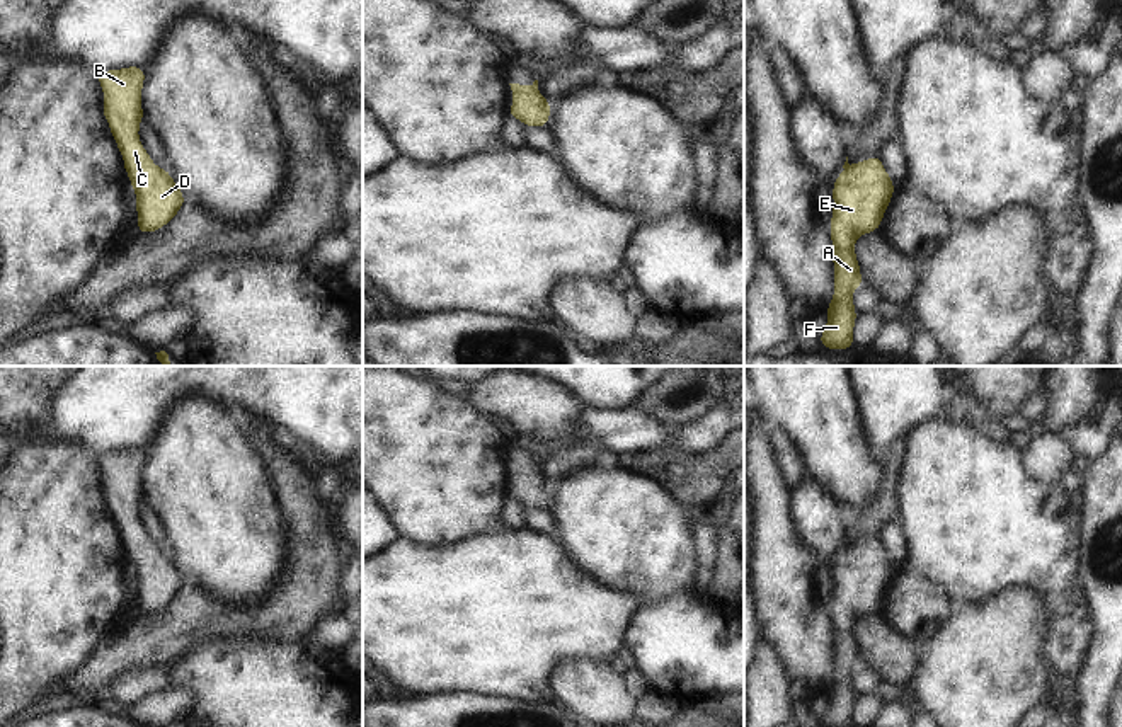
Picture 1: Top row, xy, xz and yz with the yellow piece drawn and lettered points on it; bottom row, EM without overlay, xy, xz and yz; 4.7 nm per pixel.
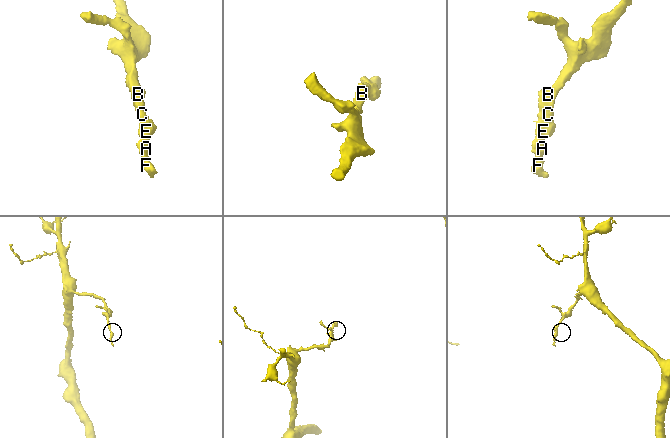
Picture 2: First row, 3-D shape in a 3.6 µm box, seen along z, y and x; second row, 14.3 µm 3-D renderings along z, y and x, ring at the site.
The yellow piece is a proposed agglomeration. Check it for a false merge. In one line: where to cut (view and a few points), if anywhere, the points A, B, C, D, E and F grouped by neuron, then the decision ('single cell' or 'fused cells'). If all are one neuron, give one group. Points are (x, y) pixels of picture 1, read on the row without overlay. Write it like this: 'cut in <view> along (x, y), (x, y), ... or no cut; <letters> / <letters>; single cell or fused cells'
no cut; A B C D E F; single cell

